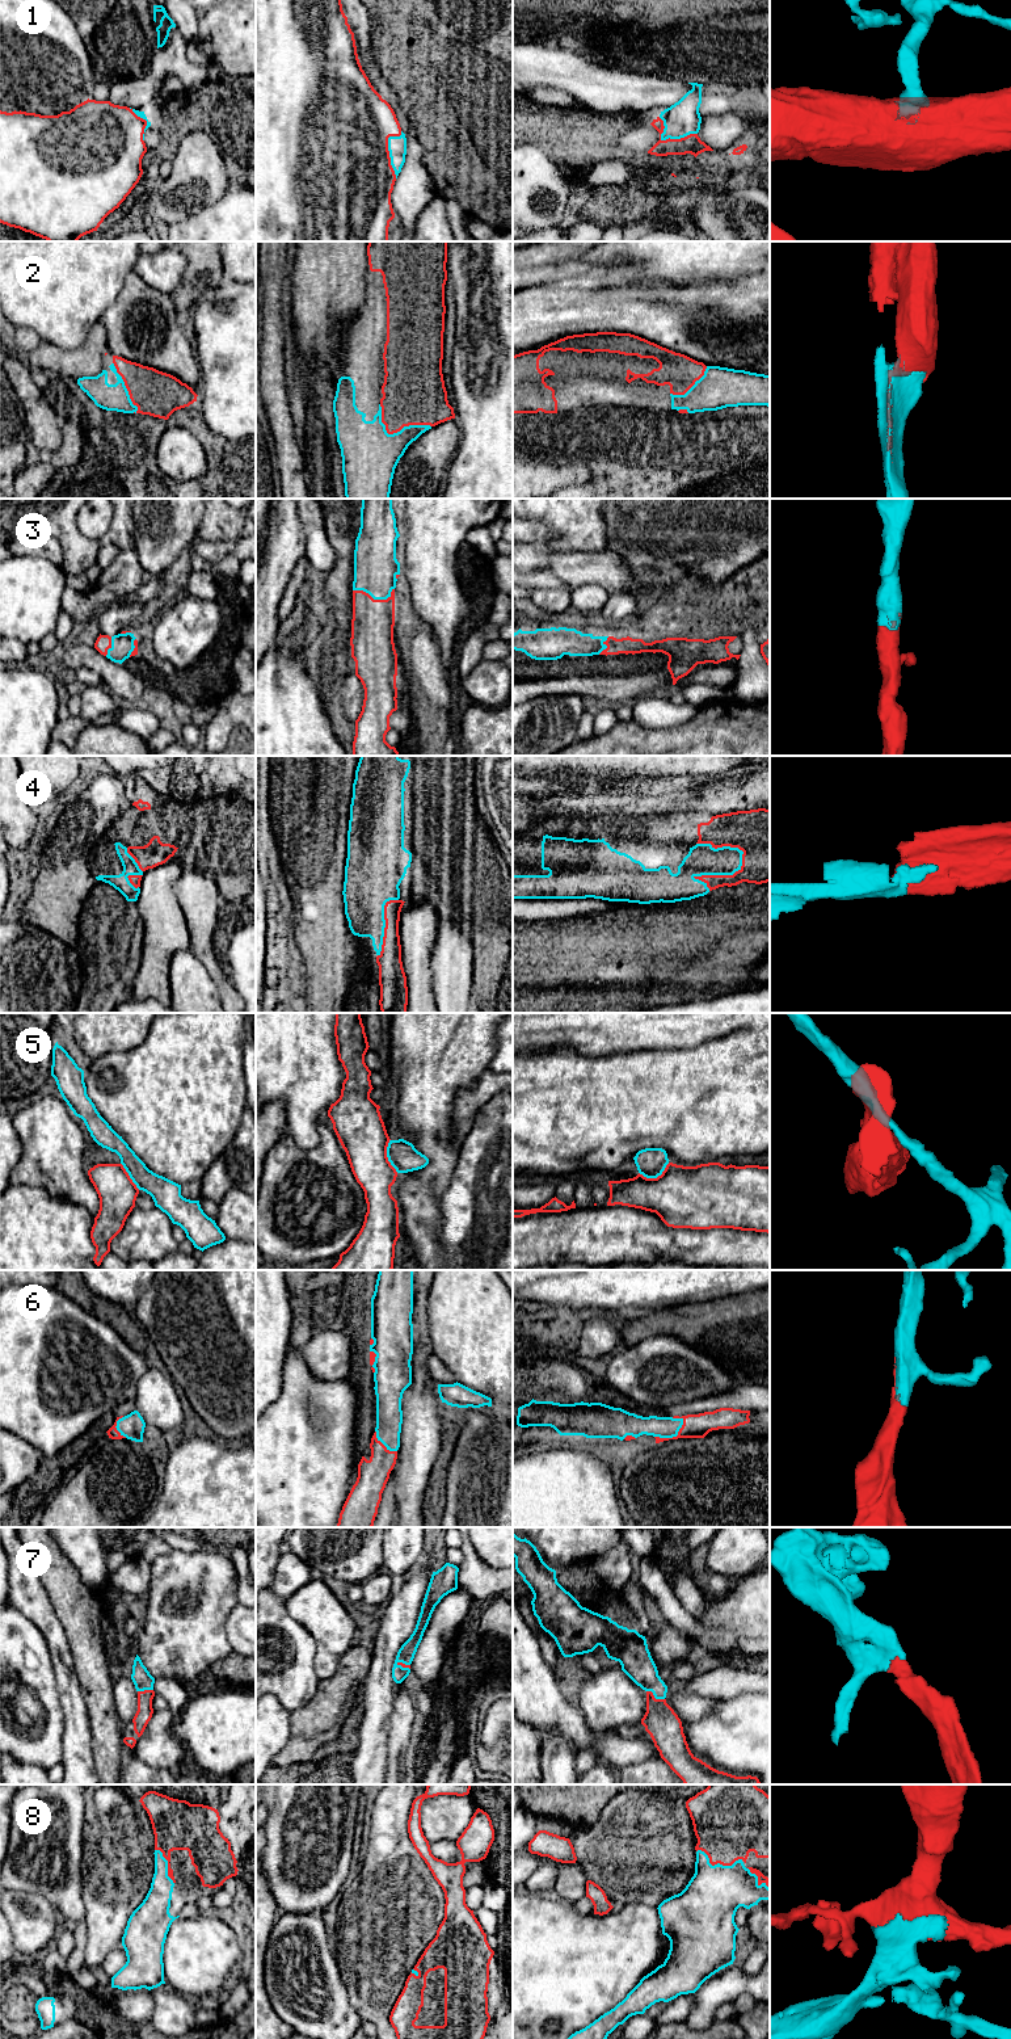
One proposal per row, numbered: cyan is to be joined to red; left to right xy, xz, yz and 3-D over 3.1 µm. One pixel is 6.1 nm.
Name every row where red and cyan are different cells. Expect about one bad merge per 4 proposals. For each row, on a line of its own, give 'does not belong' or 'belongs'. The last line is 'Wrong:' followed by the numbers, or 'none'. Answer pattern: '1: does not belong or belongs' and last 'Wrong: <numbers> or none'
1: belongs
2: belongs
3: belongs
4: belongs
5: does not belong
6: belongs
7: belongs
8: belongs
Wrong: 5

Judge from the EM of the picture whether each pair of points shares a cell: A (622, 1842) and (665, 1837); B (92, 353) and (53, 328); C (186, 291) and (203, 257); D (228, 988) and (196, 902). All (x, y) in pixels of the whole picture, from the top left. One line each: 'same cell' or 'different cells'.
A: same cell
B: different cells
C: same cell
D: same cell

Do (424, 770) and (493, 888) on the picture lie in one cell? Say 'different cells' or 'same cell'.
same cell

